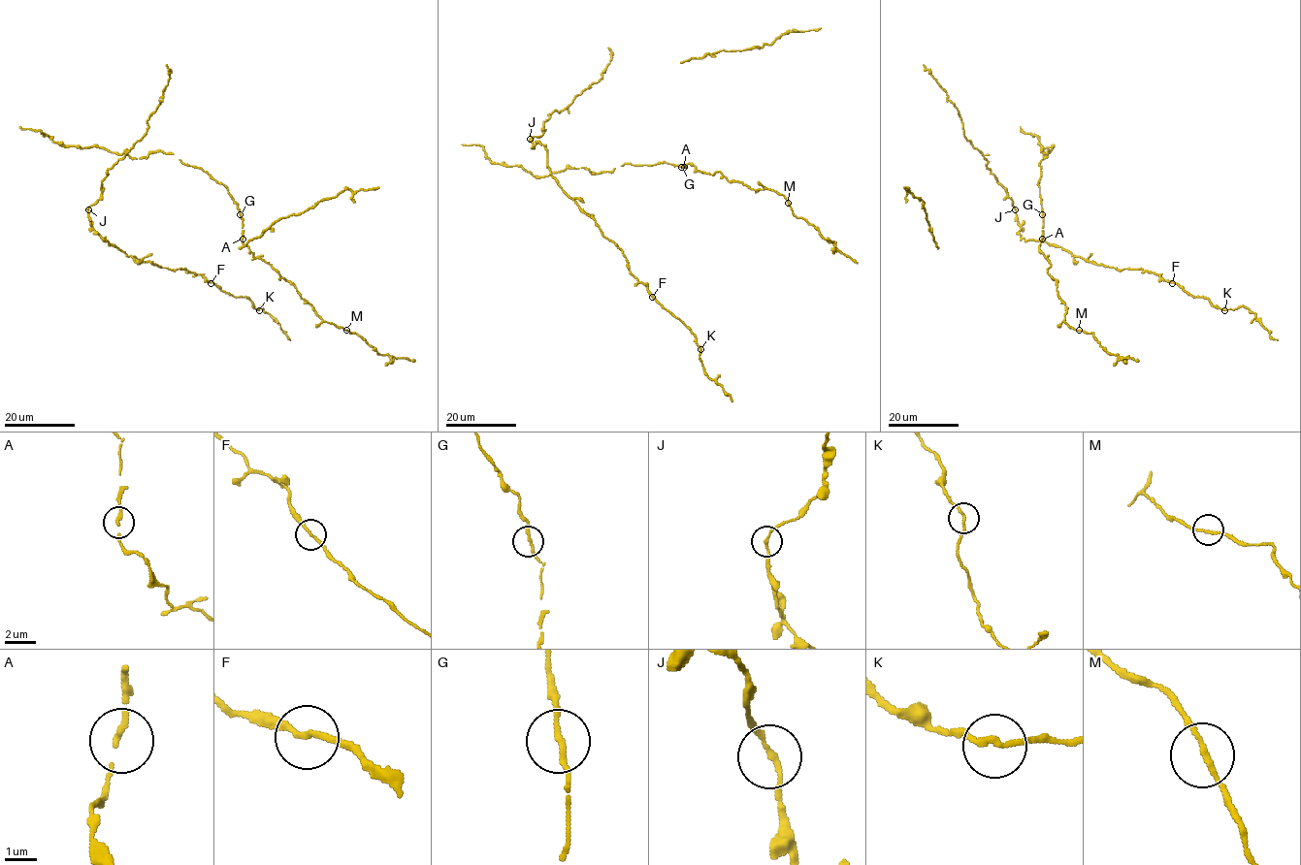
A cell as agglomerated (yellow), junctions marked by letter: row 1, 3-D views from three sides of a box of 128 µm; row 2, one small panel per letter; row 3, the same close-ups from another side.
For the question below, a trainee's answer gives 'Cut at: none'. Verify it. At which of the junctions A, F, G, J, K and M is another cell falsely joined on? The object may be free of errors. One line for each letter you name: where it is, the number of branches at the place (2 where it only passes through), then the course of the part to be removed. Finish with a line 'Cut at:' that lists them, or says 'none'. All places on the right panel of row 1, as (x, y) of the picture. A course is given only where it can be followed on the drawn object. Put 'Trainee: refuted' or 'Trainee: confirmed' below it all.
Cut at: none
Trainee: confirmed

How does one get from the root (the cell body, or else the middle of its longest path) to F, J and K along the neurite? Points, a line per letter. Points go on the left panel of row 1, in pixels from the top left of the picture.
F: (119, 159), (101, 182), (101, 198), (88, 209), (92, 229), (128, 256), (200, 273), (211, 282)
J: (119, 159), (108, 170), (101, 182), (101, 198), (88, 209)
K: (119, 159), (88, 209), (92, 229), (128, 256), (200, 273), (259, 310)

